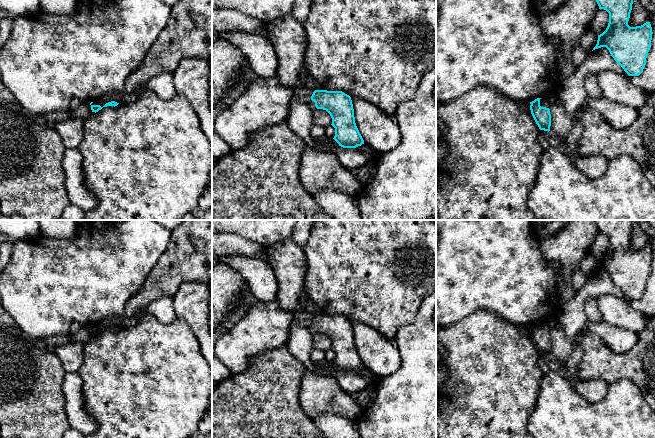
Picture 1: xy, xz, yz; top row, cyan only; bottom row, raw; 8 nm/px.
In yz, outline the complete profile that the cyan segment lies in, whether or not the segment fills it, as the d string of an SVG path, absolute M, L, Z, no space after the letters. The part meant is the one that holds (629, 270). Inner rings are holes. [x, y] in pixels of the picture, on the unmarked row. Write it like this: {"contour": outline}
{"contour": "M595 220L595 223L599 233L609 237L609 247L606 254L598 259L597 268L593 274L606 271L629 300L639 300L646 289L646 282L651 271L653 256L650 246L636 251L628 249L634 220Z"}

